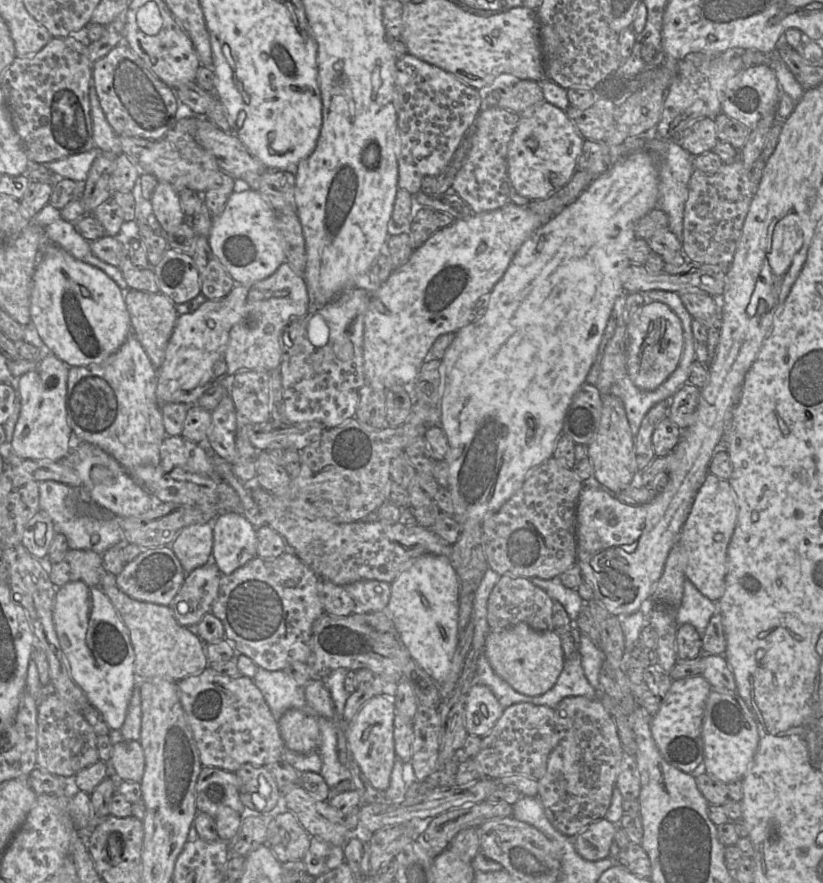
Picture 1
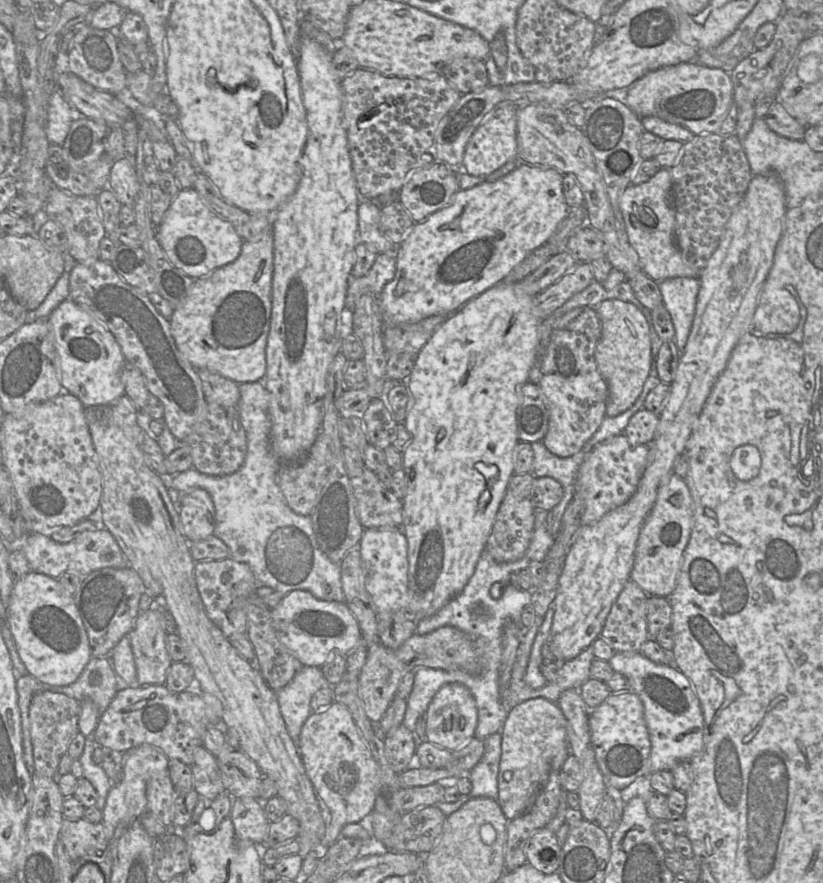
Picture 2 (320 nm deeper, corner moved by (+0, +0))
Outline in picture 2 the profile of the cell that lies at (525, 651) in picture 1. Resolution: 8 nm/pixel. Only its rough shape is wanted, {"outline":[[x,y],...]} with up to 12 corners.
{"outline":[[444,626],[367,646],[358,695],[378,723],[406,673],[476,672],[475,641]]}

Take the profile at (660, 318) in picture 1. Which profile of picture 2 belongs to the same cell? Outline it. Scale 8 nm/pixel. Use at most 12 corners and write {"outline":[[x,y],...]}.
{"outline":[[630,302],[596,312],[606,417],[635,403],[652,364],[650,327]]}

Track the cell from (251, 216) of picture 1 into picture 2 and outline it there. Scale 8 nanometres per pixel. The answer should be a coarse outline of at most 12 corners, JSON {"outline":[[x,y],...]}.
{"outline":[[193,188],[156,231],[168,259],[202,277],[244,240]]}

